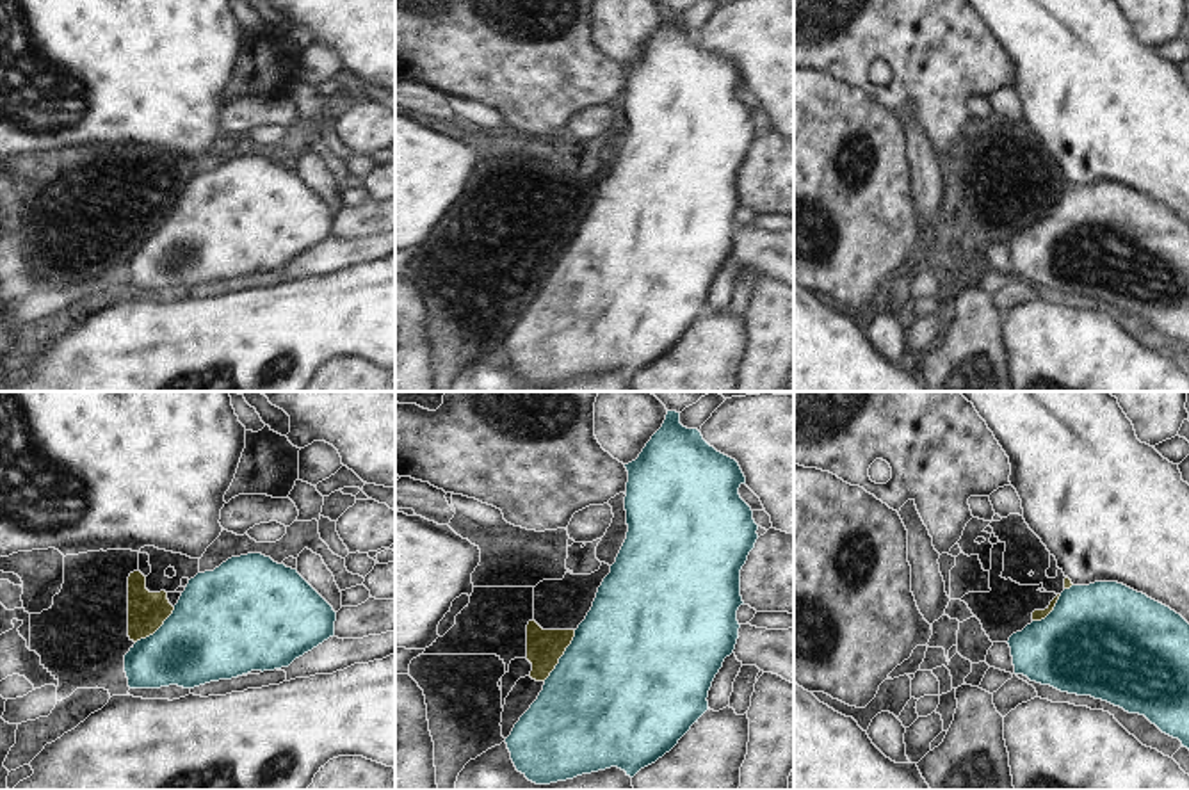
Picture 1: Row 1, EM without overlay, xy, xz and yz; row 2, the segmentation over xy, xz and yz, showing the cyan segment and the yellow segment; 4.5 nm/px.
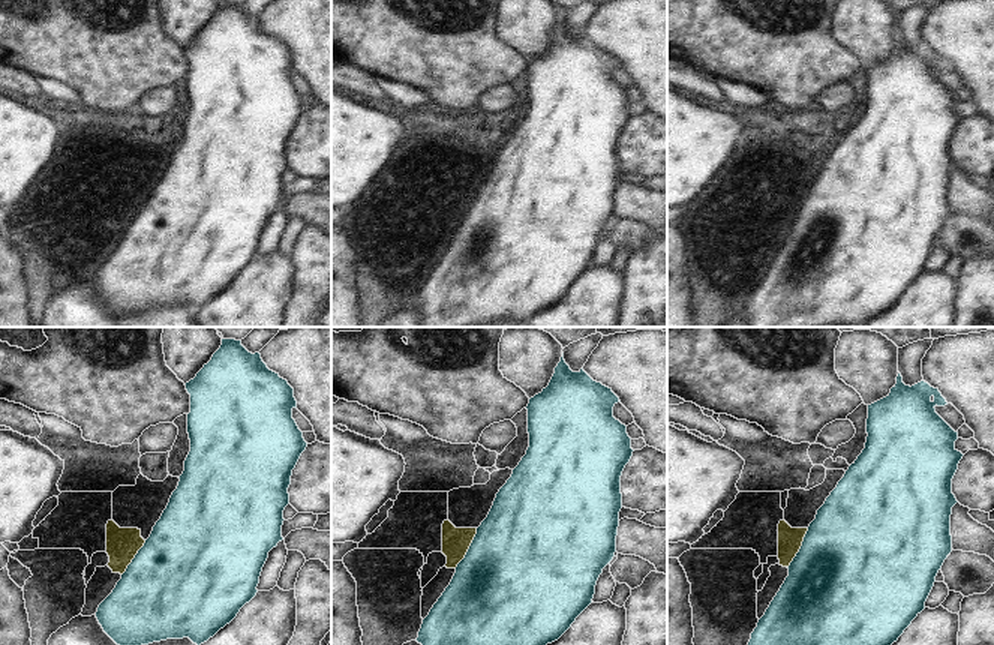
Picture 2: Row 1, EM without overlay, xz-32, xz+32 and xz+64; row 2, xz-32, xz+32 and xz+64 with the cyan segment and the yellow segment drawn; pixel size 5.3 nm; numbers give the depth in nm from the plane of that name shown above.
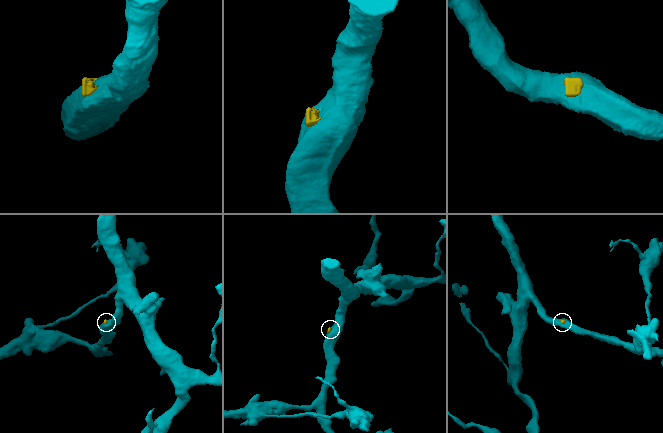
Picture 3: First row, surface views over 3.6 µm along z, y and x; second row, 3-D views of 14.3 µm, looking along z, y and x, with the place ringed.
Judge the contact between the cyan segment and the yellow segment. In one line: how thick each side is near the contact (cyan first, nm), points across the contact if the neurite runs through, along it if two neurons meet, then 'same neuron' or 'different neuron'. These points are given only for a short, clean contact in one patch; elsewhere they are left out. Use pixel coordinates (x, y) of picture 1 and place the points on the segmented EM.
calibres 500 and 160 nm; way xz (609, 685), (563, 655), (543, 646); same neuron

